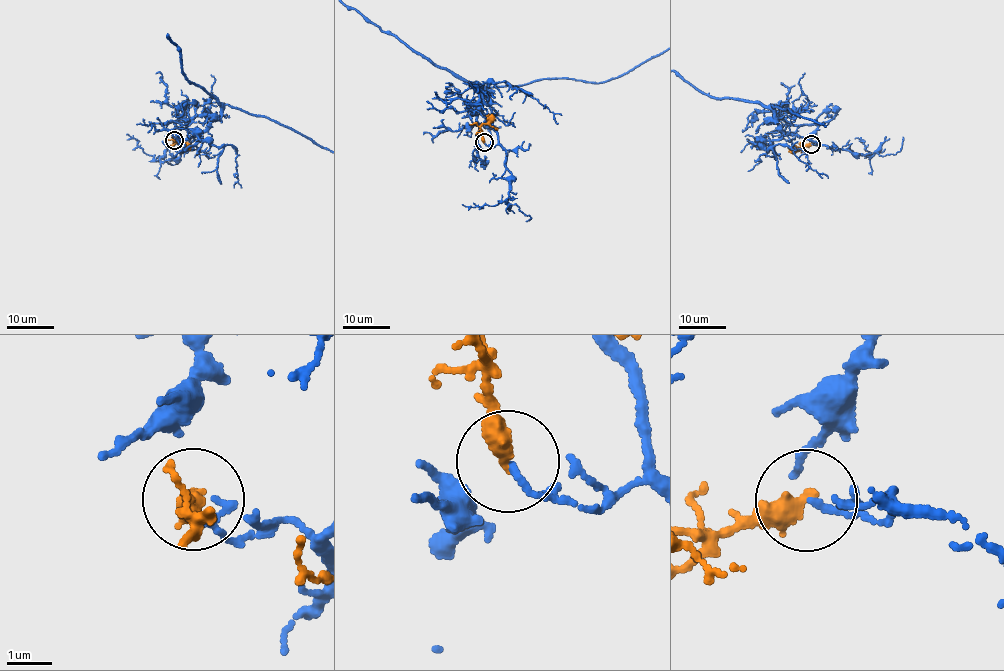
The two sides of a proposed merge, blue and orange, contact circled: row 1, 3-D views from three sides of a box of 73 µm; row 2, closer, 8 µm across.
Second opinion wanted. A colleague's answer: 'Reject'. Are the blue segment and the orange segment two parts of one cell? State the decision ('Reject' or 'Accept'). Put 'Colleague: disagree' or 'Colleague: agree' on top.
Colleague: agree
Reject

